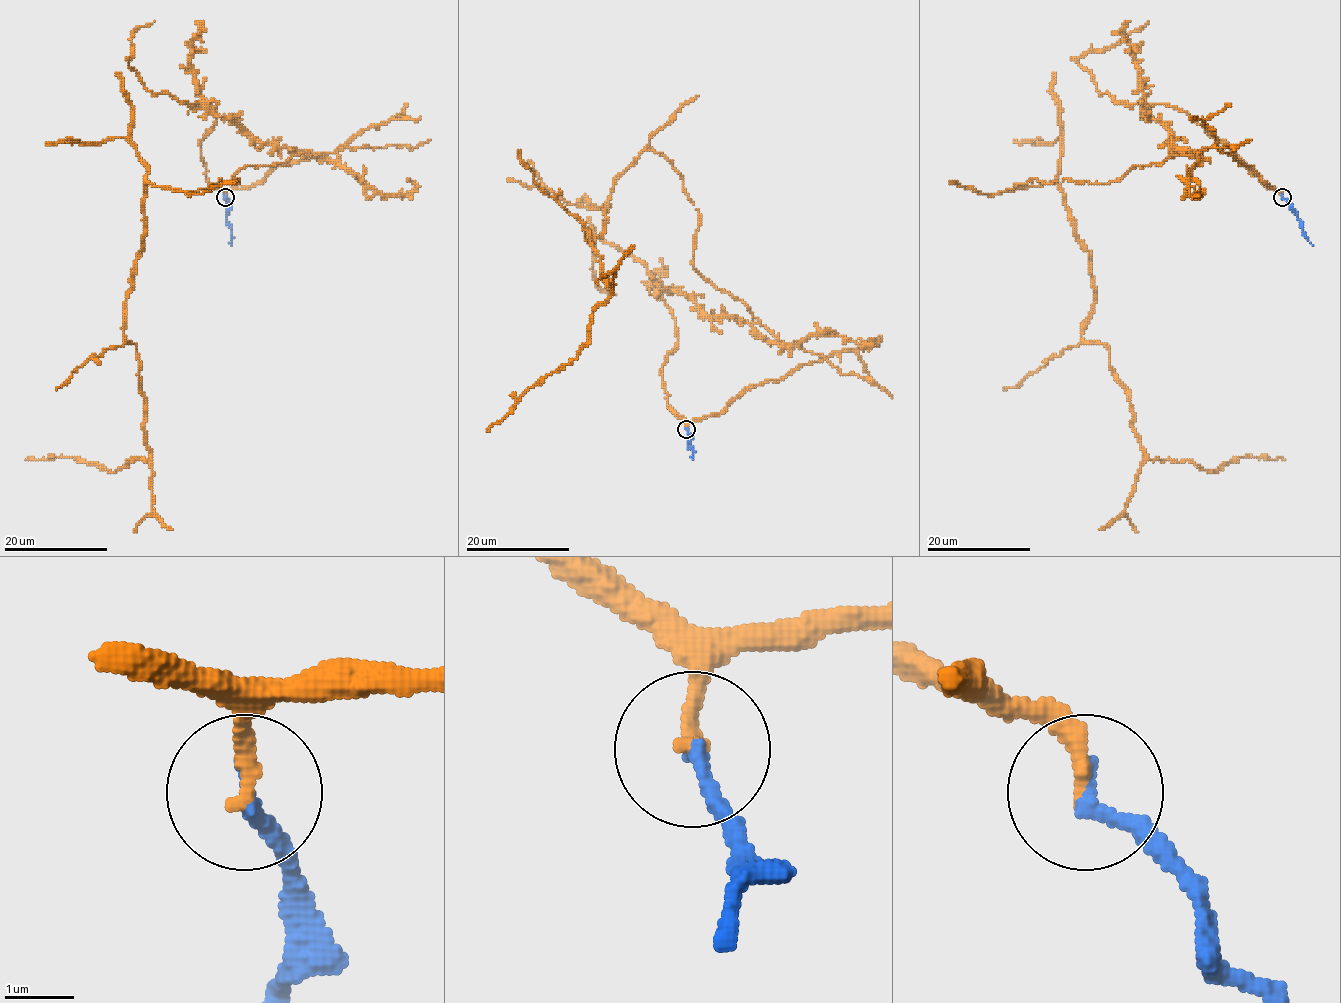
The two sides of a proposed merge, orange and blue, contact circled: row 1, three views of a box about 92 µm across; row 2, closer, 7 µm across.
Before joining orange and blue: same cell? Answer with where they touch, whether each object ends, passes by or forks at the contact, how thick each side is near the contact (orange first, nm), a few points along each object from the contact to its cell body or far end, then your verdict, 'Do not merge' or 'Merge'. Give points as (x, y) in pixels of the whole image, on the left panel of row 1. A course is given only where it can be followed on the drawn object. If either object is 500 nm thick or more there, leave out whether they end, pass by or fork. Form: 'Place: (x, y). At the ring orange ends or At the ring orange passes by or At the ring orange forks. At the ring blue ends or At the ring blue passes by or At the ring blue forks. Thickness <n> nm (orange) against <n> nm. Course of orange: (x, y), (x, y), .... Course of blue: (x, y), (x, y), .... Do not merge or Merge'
Place: (225, 197). At the ring orange ends. At the ring blue ends. Thickness 260 nm (orange) against 240 nm. Course of orange: (224, 197), (200, 103), (315, 156), (205, 189), (147, 181), (124, 337), (151, 456), (26, 460). Course of blue: (224, 197), (228, 205), (231, 245). Merge

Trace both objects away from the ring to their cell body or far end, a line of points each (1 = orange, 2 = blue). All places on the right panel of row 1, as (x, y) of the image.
1: (1283, 197), (1146, 103), (1195, 154), (1001, 190), (1062, 193), (1081, 337), (1146, 456), (1284, 460)
2: (1283, 197), (1299, 220), (1302, 233), (1312, 245)

